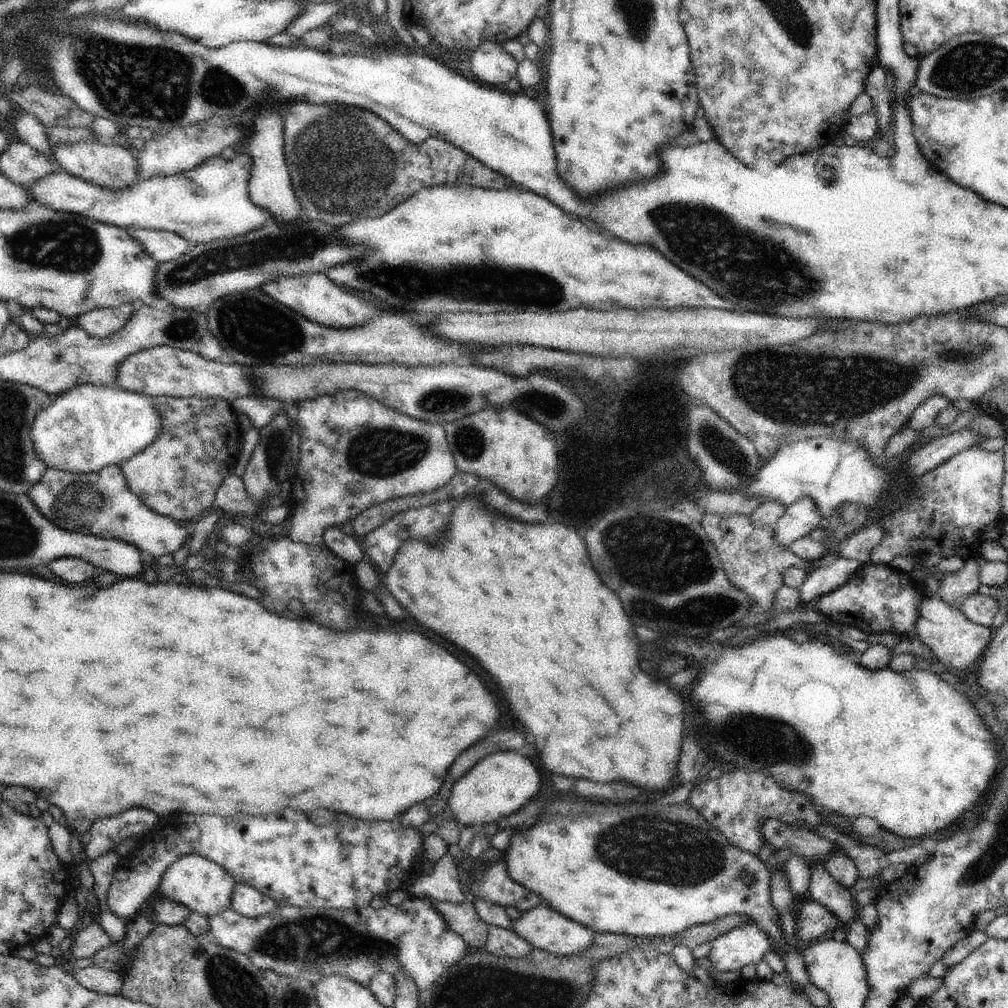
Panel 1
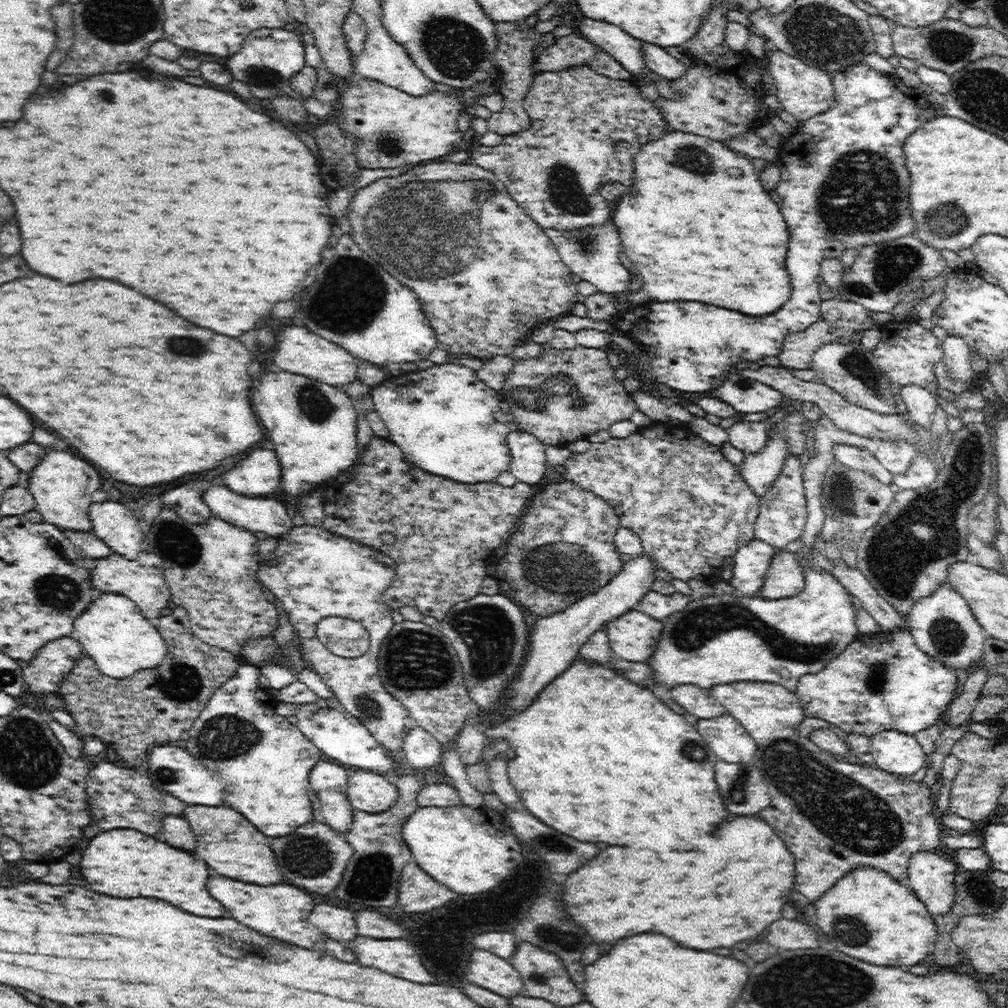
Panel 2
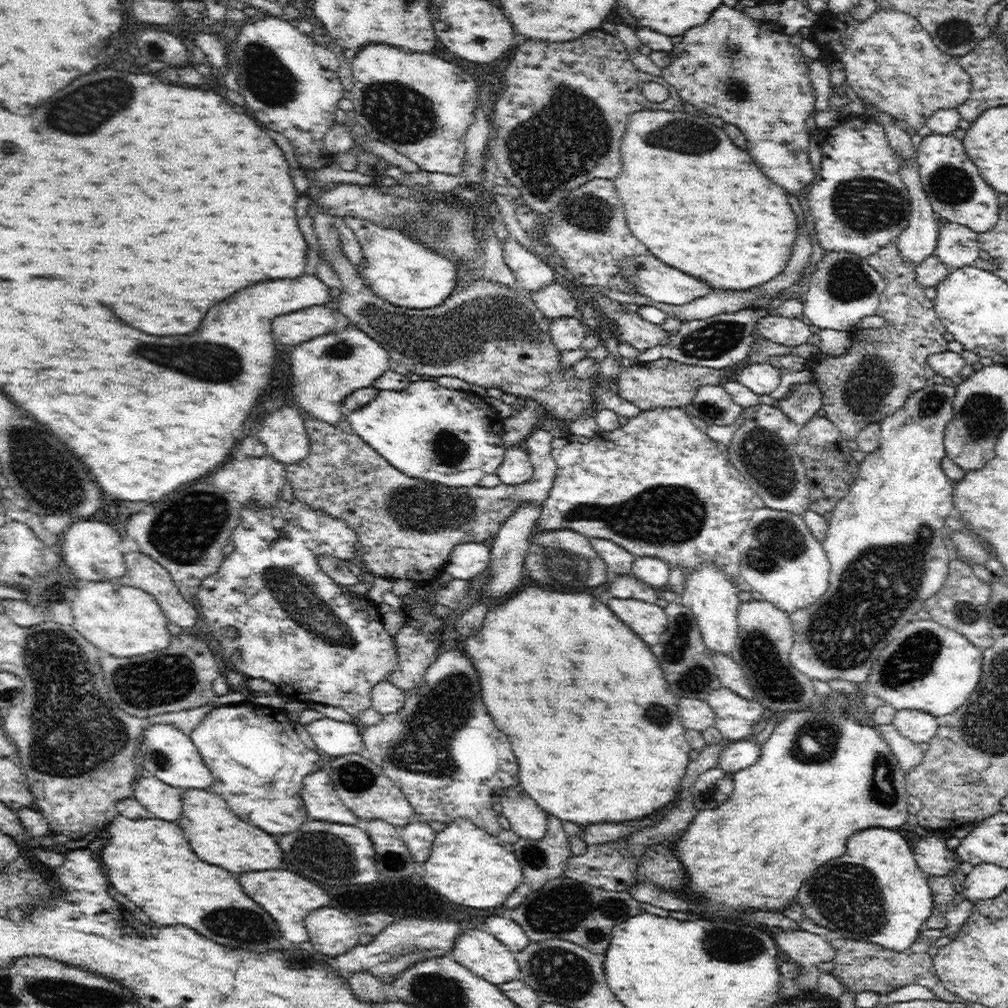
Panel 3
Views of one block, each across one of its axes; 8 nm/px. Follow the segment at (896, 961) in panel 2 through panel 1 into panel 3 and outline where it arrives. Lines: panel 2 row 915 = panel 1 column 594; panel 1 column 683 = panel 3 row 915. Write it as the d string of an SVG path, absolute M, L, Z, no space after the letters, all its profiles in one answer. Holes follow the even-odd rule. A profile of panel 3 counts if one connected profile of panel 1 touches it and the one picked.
M882 827L856 832L848 840L844 856L830 860L804 882L798 902L813 923L828 928L834 936L870 942L898 953L915 944L920 926L934 906L927 875L916 864L906 839Z

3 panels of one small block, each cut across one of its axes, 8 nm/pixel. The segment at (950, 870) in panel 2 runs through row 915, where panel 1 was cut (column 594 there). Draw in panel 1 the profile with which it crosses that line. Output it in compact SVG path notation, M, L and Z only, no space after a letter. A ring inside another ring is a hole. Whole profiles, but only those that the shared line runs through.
M544 904L536 906L532 910L520 912L520 914L519 920L512 920L512 932L518 934L520 938L524 938L526 942L530 942L532 948L550 952L550 954L570 956L570 954L580 954L595 944L594 934L596 932L594 930L576 924L574 920L562 916L560 912L556 912Z

